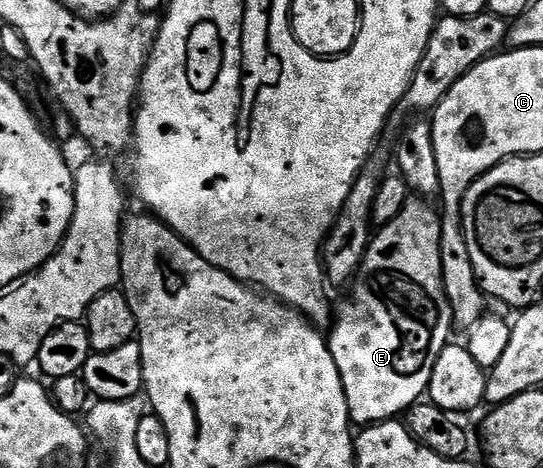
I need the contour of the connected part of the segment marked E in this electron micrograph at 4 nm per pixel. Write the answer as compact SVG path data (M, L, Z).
M412 197L400 209L395 219L385 224L382 231L370 240L370 248L366 250L366 256L362 258L362 266L353 280L354 303L337 304L336 314L332 319L332 326L328 331L330 352L336 361L336 369L340 369L340 381L344 385L344 393L350 410L350 421L354 425L369 425L371 423L383 423L385 419L398 419L403 413L410 410L415 403L419 402L429 392L432 369L436 365L436 357L440 357L442 350L451 342L450 327L454 323L454 314L450 308L450 298L446 295L446 286L442 276L442 216L437 210L429 207L427 200L422 197Z

